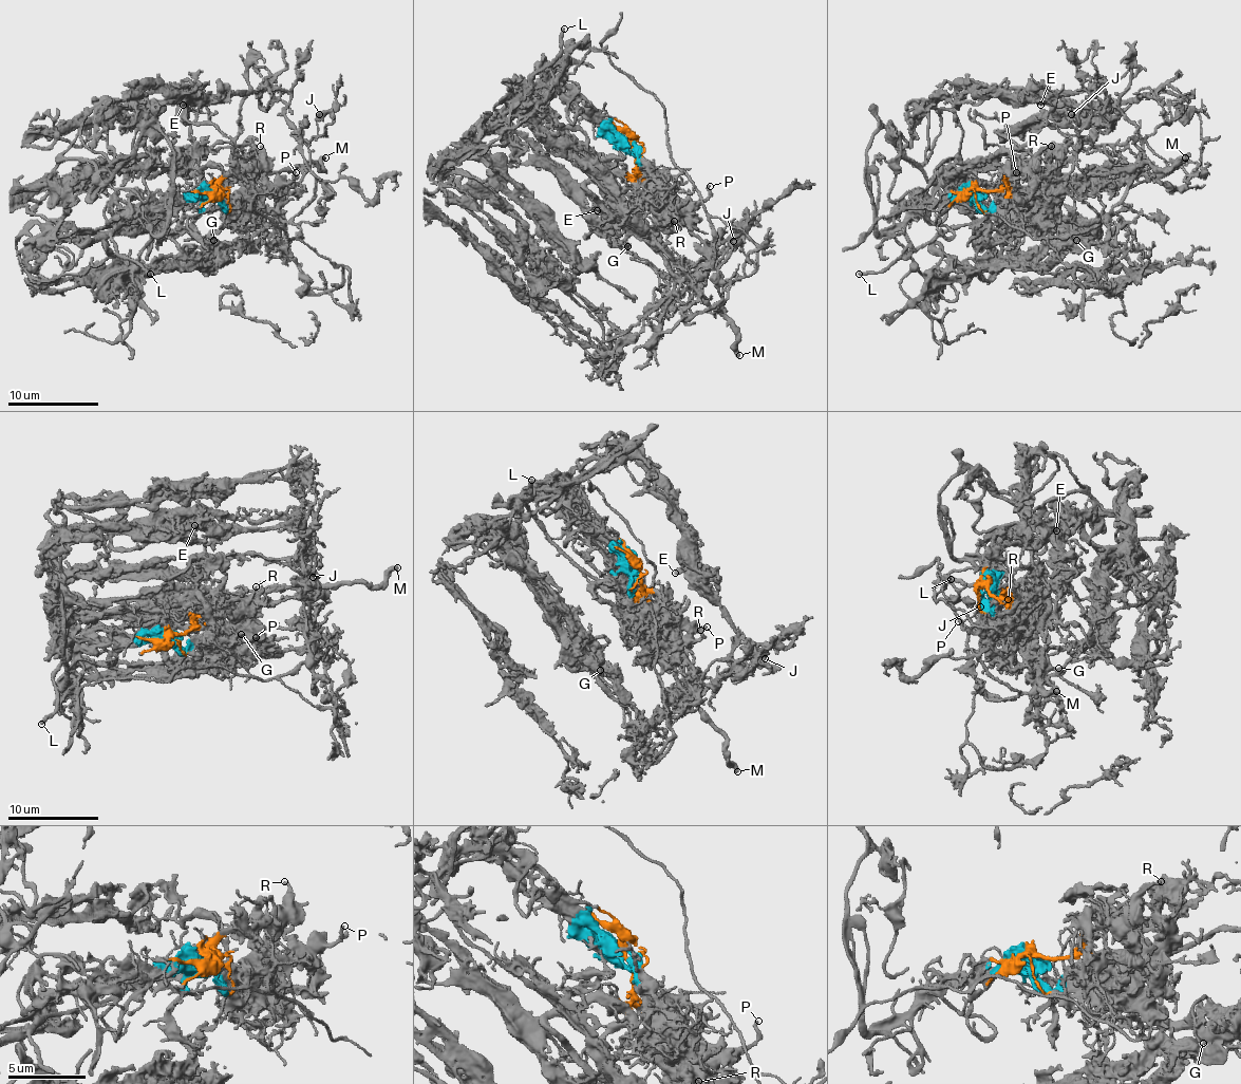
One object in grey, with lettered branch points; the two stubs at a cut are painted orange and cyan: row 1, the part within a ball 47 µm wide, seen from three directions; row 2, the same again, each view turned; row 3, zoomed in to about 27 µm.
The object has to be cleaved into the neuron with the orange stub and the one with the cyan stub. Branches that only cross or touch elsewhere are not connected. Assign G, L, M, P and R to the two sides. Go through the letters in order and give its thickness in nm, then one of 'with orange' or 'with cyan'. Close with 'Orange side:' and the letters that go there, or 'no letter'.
G: calibre 160 nm; with cyan
L: calibre 240 nm; with orange
M: calibre 360 nm; with orange
P: calibre 190 nm; with orange
R: calibre 130 nm; with orange
Orange side: L, M, P, R

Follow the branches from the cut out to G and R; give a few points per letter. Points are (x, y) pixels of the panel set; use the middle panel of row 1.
G: (628, 148), (642, 183), (715, 254), (729, 238), (729, 248), (692, 281), (651, 242), (628, 235), (628, 246)
R: (628, 146), (639, 175), (649, 179), (672, 199), (676, 217), (674, 221)

